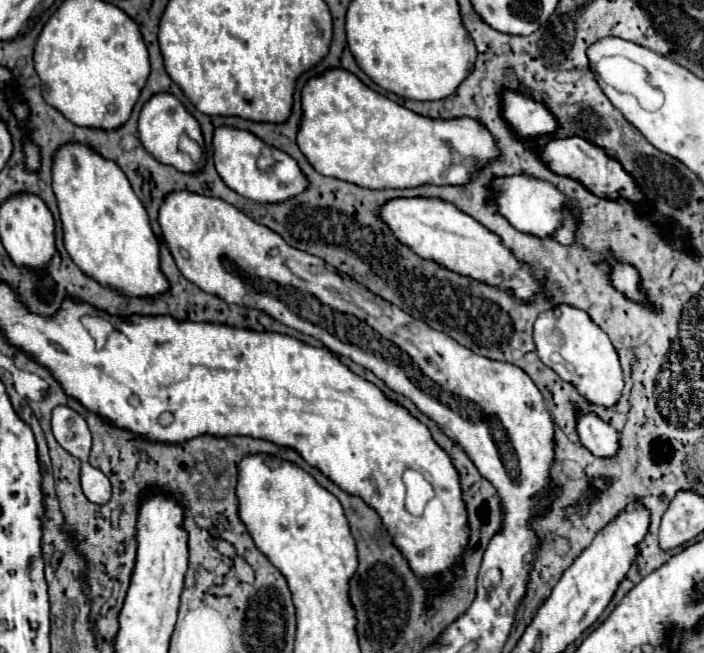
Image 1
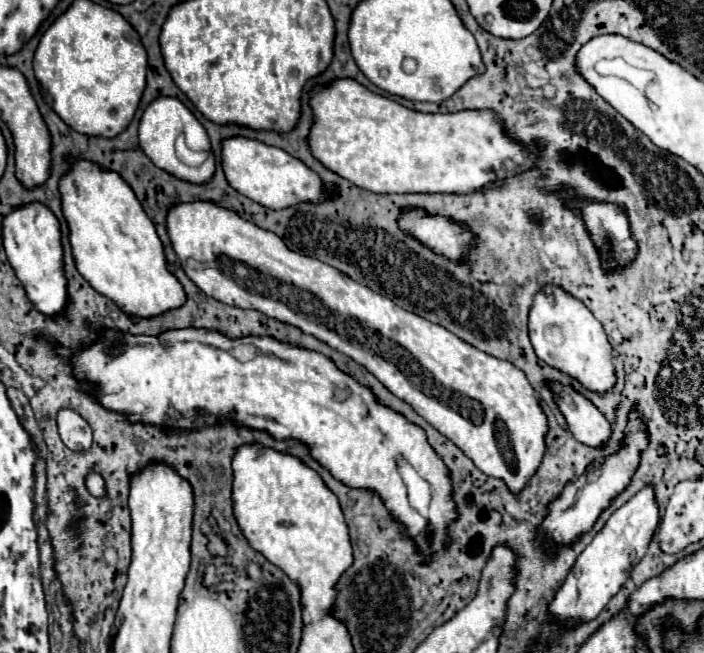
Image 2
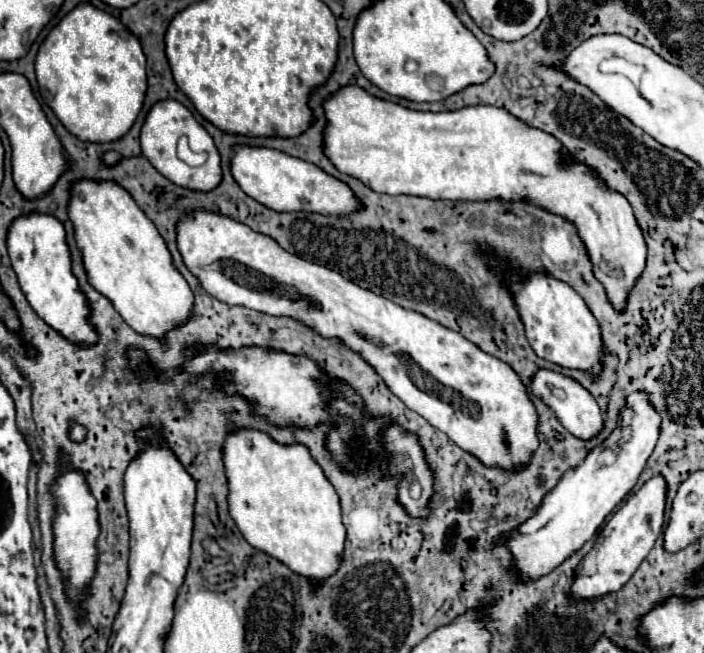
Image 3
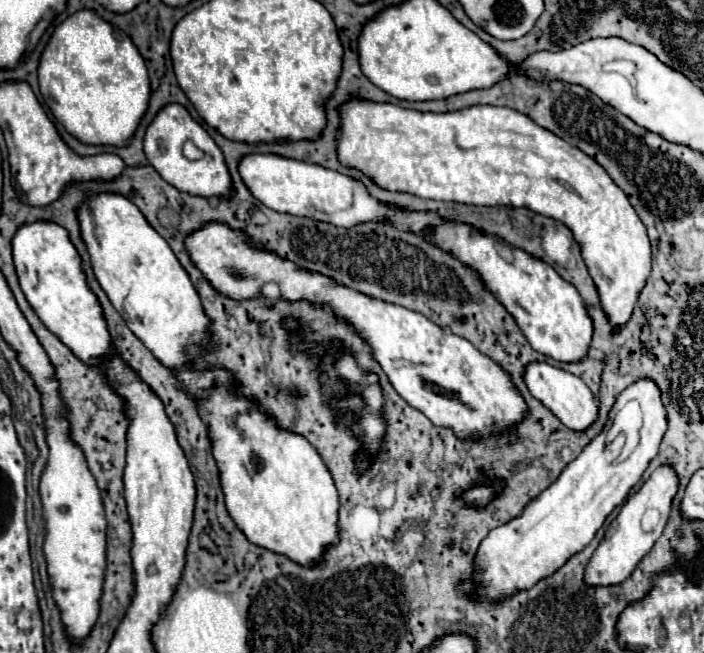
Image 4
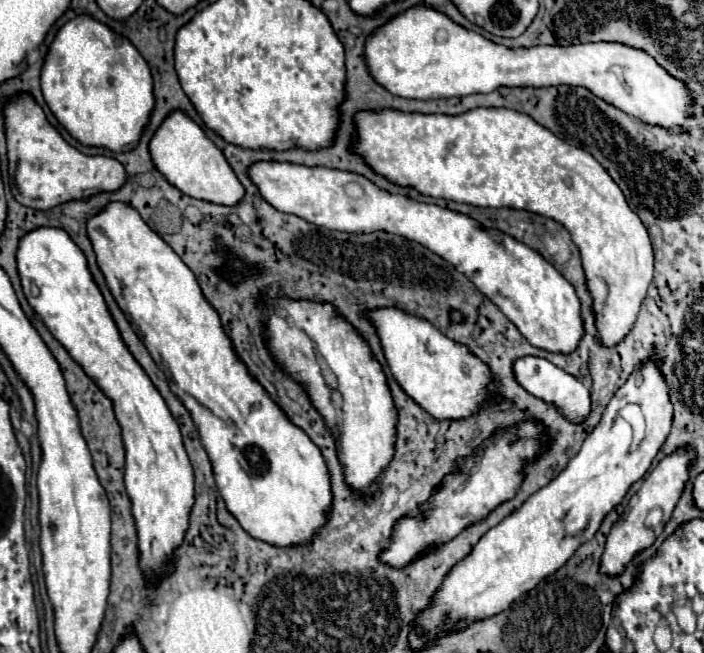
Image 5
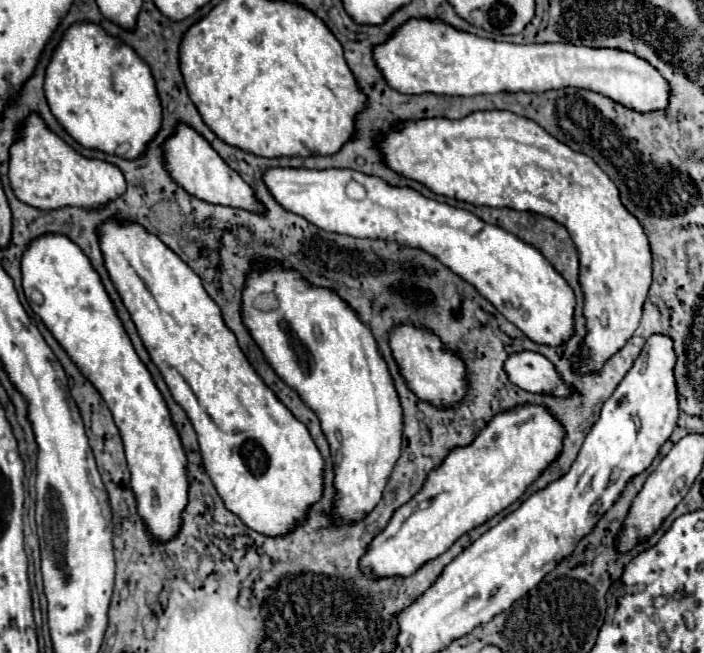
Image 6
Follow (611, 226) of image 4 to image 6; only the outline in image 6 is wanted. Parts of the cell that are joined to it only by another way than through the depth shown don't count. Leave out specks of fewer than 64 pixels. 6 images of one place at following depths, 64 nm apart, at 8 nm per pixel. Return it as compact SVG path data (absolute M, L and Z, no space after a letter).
M502 110L476 112L462 120L430 118L420 122L406 122L400 132L392 132L386 138L380 138L380 150L384 152L386 164L392 170L422 182L434 194L476 206L506 206L514 210L538 212L568 228L580 258L578 282L584 294L584 318L588 330L582 340L582 350L578 352L578 362L574 364L576 372L594 374L602 370L606 360L610 360L610 356L616 354L628 342L628 338L632 338L634 330L638 328L642 304L652 282L652 256L640 222L628 214L620 202L614 182L592 162L592 158L574 152L562 142L556 142L556 138L552 138L546 130L540 130L536 122L528 122L528 118L520 118L518 114Z

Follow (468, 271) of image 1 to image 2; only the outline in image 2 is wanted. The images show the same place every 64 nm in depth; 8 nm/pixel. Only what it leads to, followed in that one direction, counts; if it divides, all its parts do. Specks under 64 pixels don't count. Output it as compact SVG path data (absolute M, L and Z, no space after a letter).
M420 208L402 210L398 222L406 234L412 234L412 238L424 242L424 246L432 246L432 250L448 258L462 258L474 242L472 232L466 228L454 224L450 218L426 214Z

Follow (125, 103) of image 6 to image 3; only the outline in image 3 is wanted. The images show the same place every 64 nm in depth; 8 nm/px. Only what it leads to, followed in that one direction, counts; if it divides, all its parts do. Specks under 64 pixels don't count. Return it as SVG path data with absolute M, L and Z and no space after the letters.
M92 4L76 6L56 28L50 30L36 56L36 76L44 102L54 110L66 130L84 142L120 140L132 128L146 96L146 58L138 38L120 26L114 16L94 8Z

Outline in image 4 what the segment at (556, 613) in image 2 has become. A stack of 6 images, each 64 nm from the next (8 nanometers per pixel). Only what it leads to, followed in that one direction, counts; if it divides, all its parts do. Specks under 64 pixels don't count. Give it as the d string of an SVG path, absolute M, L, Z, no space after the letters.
M672 464L658 466L650 478L642 484L642 488L632 494L626 504L622 506L618 518L608 526L596 554L592 556L592 562L586 566L586 582L588 584L620 584L624 582L636 568L636 564L650 552L654 542L660 538L666 520L670 516L672 500L678 492L678 474L672 468Z

